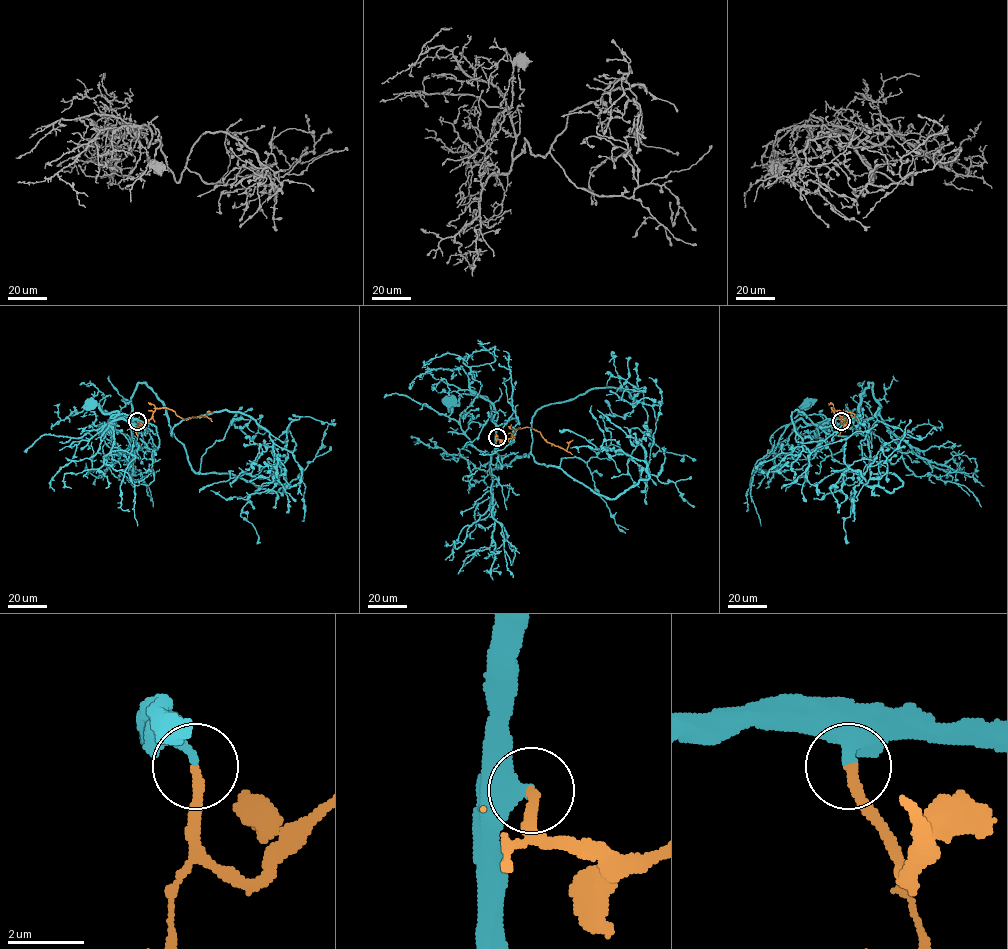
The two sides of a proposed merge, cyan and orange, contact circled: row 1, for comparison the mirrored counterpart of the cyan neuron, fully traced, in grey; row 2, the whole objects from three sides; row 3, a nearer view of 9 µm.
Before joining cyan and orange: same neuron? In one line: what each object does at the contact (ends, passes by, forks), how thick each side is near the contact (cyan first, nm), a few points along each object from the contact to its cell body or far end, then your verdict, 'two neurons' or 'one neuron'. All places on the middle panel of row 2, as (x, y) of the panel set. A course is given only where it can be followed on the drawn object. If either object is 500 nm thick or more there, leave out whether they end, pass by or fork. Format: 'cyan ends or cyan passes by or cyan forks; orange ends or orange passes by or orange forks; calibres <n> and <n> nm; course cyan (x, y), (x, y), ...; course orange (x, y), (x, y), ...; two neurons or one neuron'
cyan ends; orange ends; calibres 280 and 240 nm; course cyan (497, 436), (490, 401), (486, 397), (462, 394), (457, 404), (448, 400); course orange (497, 436), (501, 440), (511, 438), (517, 429), (526, 427), (539, 431), (547, 441), (566, 450), (573, 440); one neuron

